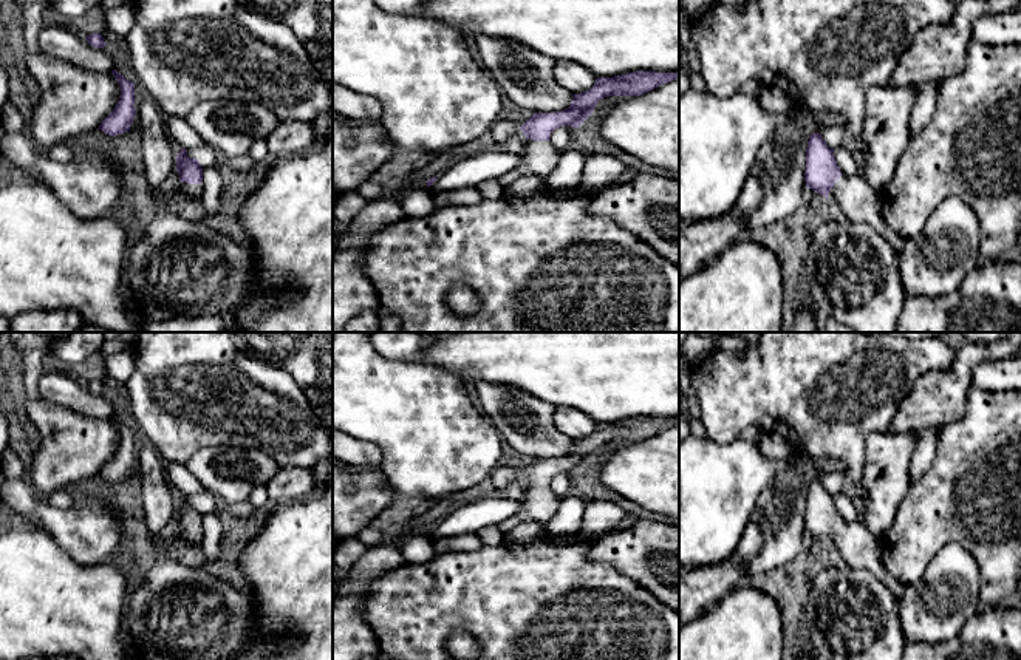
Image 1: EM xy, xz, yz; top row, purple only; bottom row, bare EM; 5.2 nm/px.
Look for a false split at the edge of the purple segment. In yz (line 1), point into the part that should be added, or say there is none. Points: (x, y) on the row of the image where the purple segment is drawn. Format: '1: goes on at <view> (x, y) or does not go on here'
1: goes on at yz (854, 195)

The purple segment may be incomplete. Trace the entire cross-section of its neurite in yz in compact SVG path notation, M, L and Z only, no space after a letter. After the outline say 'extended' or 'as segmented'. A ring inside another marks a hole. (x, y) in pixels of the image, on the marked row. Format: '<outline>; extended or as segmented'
M812 133L806 148L806 187L838 206L851 224L866 224L888 240L899 255L903 249L900 240L885 223L882 196L860 175L845 175L834 158L834 150L826 145L820 133Z; extended

